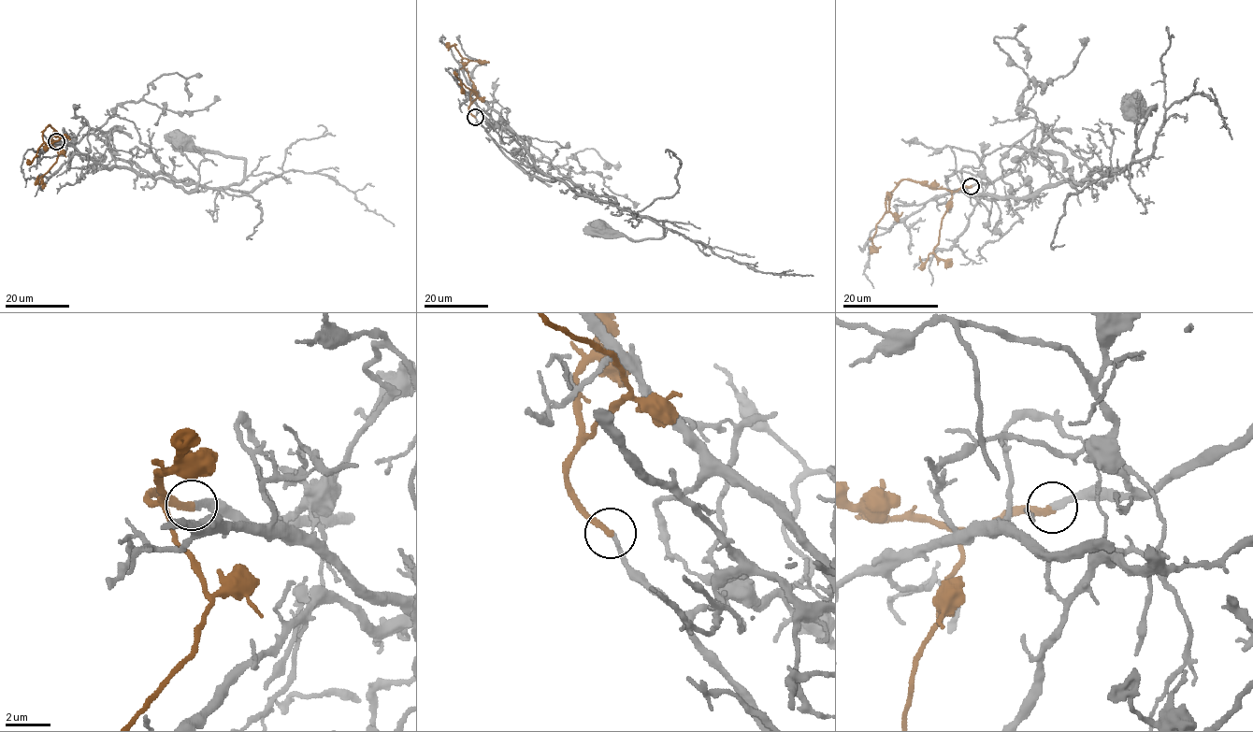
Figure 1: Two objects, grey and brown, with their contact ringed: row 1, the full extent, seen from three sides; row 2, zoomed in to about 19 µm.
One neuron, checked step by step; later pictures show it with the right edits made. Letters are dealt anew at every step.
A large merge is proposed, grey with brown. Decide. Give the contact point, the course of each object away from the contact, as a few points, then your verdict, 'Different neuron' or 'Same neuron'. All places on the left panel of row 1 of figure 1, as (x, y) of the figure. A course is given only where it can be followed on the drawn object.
Place: (56, 141). Course of grey: (56, 141), (71, 141), (80, 157), (108, 169), (219, 188), (241, 181), (241, 159), (198, 151), (177, 136). Course of brown: (55, 141), (50, 140), (54, 129), (50, 125), (43, 132), (44, 143), (27, 164). Same neuron

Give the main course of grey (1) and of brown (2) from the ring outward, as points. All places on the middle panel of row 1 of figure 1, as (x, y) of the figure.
1: (475, 117), (484, 127), (507, 126), (541, 171), (574, 191), (660, 221), (663, 236), (632, 239), (596, 225)
2: (474, 117), (468, 109), (473, 81), (454, 46), (446, 43)

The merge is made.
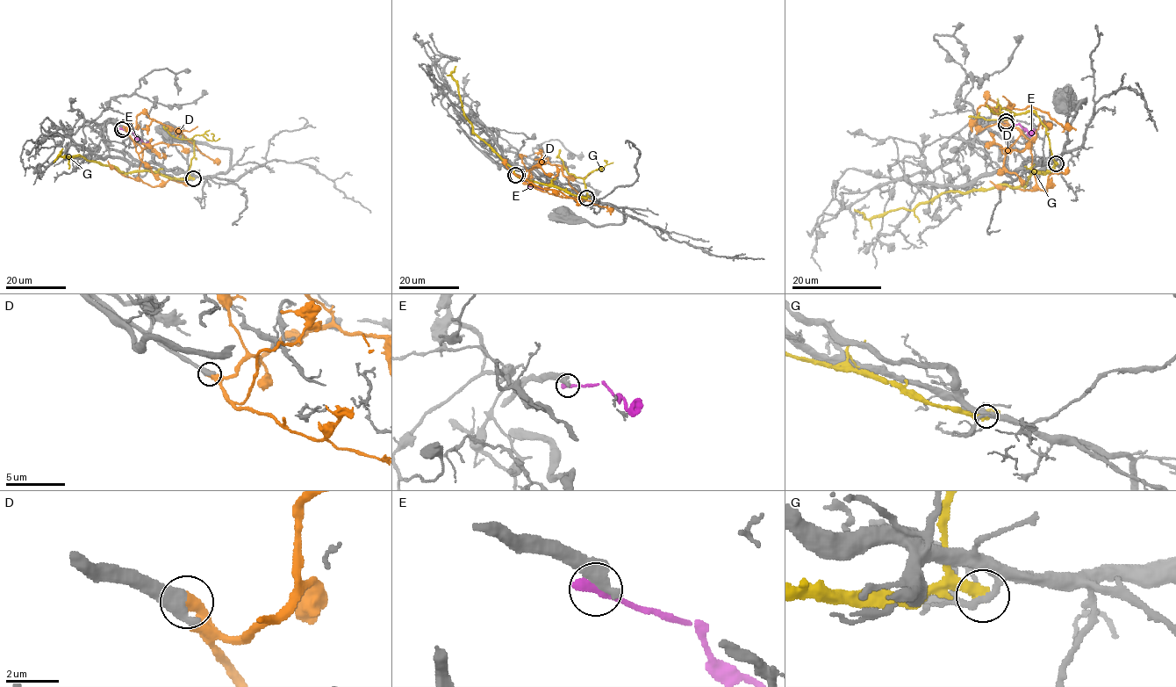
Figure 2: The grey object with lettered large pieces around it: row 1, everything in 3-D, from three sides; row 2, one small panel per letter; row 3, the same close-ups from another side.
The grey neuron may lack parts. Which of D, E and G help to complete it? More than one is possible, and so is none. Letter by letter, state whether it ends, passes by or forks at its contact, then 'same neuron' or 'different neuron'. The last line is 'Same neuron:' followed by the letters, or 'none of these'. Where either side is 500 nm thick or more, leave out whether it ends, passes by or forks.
D: same neuron
E: different neuron
G: it ends | different neuron
Same neuron: D

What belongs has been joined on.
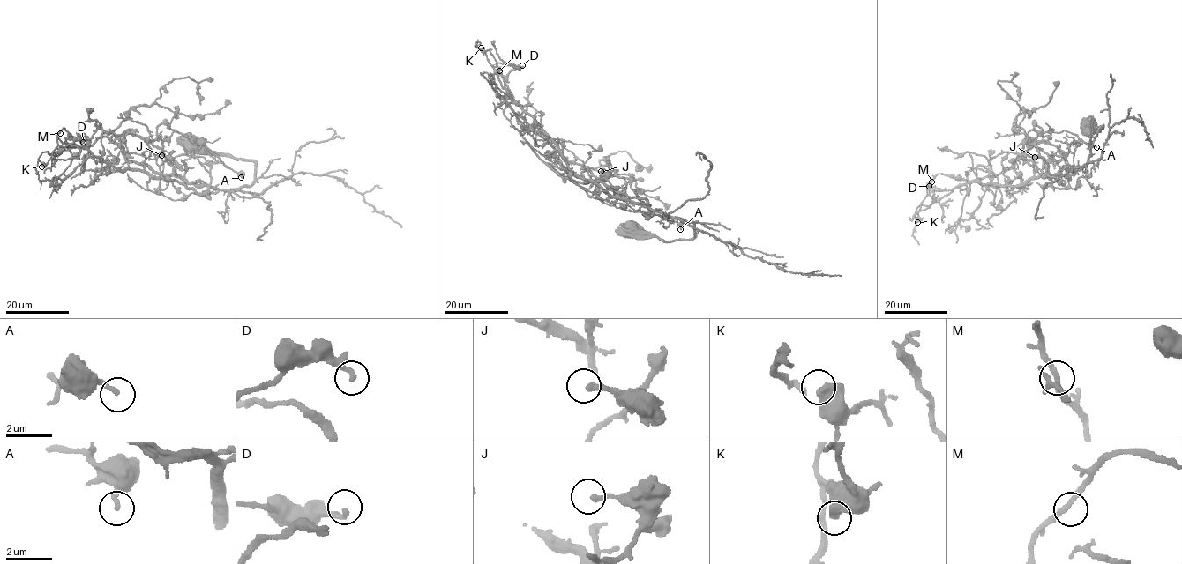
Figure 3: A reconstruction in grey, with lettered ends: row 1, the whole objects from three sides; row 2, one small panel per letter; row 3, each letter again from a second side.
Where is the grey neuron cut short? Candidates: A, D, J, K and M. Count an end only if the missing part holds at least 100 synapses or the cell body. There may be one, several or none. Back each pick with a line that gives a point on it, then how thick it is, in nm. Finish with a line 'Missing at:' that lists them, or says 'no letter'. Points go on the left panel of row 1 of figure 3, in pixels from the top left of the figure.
Missing at: no letter

